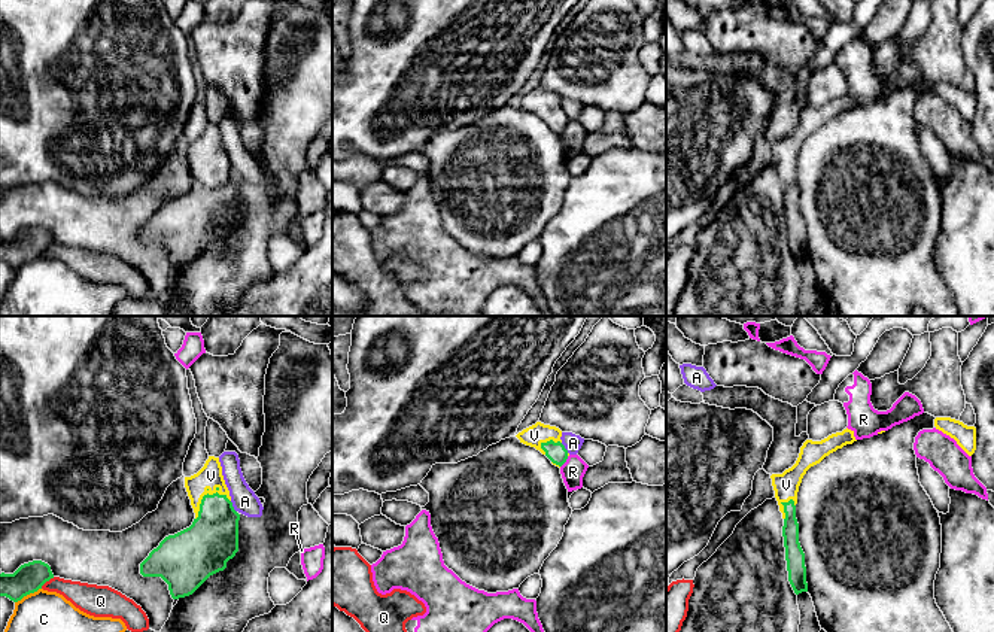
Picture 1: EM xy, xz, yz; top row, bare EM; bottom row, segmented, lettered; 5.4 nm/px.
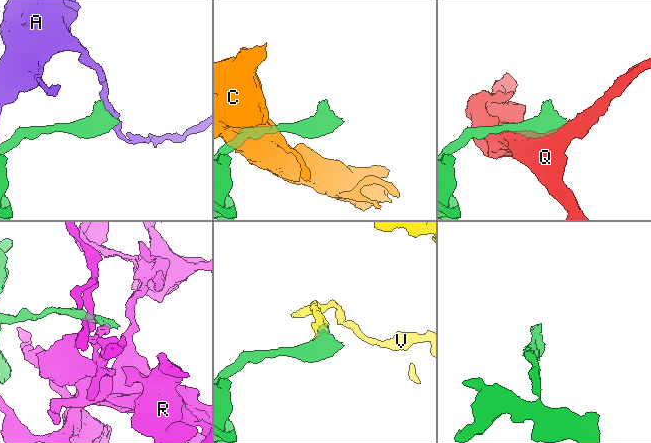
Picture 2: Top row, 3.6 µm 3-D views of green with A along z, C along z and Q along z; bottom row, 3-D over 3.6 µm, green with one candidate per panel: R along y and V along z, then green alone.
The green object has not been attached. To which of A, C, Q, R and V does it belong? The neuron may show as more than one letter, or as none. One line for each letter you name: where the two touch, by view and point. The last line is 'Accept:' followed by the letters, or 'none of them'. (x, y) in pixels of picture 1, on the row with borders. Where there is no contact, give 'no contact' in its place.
V: xy (201, 500)
Accept: V

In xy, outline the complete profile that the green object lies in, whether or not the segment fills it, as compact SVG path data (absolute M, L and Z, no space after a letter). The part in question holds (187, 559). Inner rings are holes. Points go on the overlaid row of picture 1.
M209 456L197 474L185 477L185 487L195 513L192 525L165 537L140 563L140 574L161 577L168 584L173 599L192 595L210 575L224 571L227 562L238 552L240 514L232 507L219 458Z

